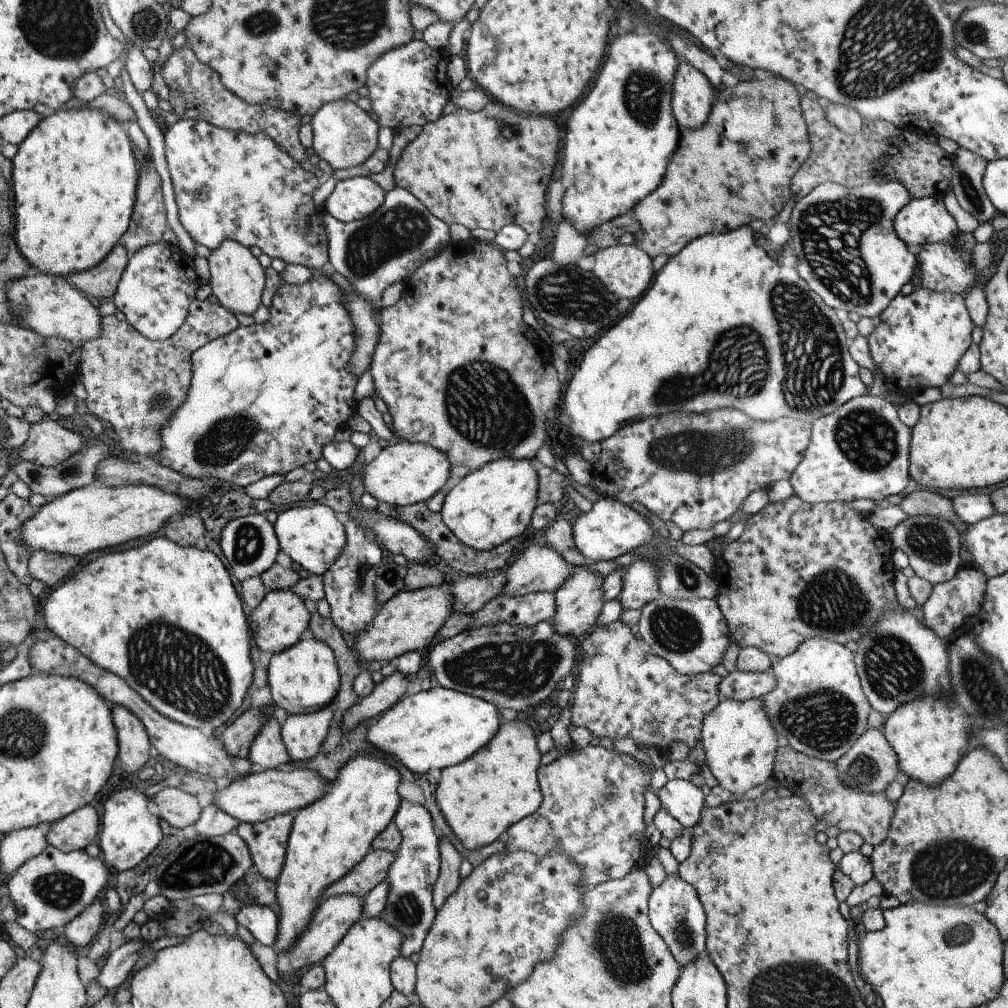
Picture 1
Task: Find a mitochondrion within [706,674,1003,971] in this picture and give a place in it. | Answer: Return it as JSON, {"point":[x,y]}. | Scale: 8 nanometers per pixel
{"point":[947,867]}

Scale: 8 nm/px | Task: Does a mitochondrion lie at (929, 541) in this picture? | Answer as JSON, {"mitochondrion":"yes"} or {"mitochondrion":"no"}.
{"mitochondrion":"yes"}

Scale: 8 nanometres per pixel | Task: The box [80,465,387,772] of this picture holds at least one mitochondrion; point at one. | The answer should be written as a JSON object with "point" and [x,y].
{"point":[188,675]}

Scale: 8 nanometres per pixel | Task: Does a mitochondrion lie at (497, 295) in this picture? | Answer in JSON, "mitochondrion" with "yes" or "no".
{"mitochondrion":"no"}

